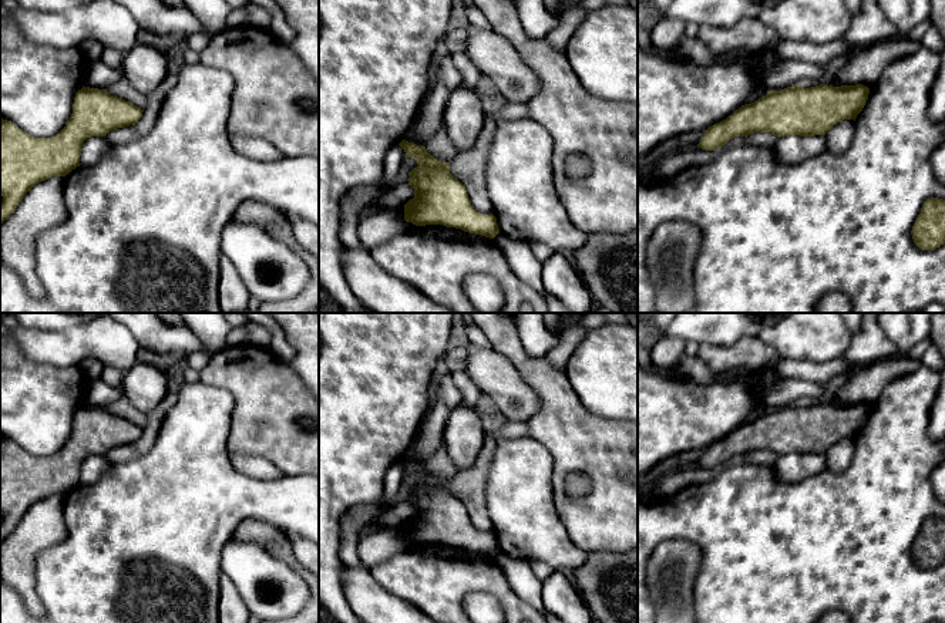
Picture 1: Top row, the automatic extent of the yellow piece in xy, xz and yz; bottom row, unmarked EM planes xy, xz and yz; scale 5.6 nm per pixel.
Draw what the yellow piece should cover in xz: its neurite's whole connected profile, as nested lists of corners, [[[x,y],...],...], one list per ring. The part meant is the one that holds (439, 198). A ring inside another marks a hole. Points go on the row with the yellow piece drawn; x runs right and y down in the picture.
[[[403,139],[398,144],[406,158],[414,158],[417,166],[408,174],[408,185],[414,189],[414,198],[404,205],[404,220],[416,226],[443,225],[447,228],[461,229],[464,232],[481,235],[494,239],[498,233],[497,218],[482,215],[474,209],[465,186],[450,174],[450,162],[440,162],[426,147]]]

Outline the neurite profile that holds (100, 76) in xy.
[[[94,60],[88,64],[84,87],[108,90],[120,78],[122,78],[121,68],[111,68],[102,60]]]

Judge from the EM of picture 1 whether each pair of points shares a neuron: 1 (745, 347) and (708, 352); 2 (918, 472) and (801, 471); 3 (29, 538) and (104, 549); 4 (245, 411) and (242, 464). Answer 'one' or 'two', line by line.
1: one
2: two
3: two
4: two

